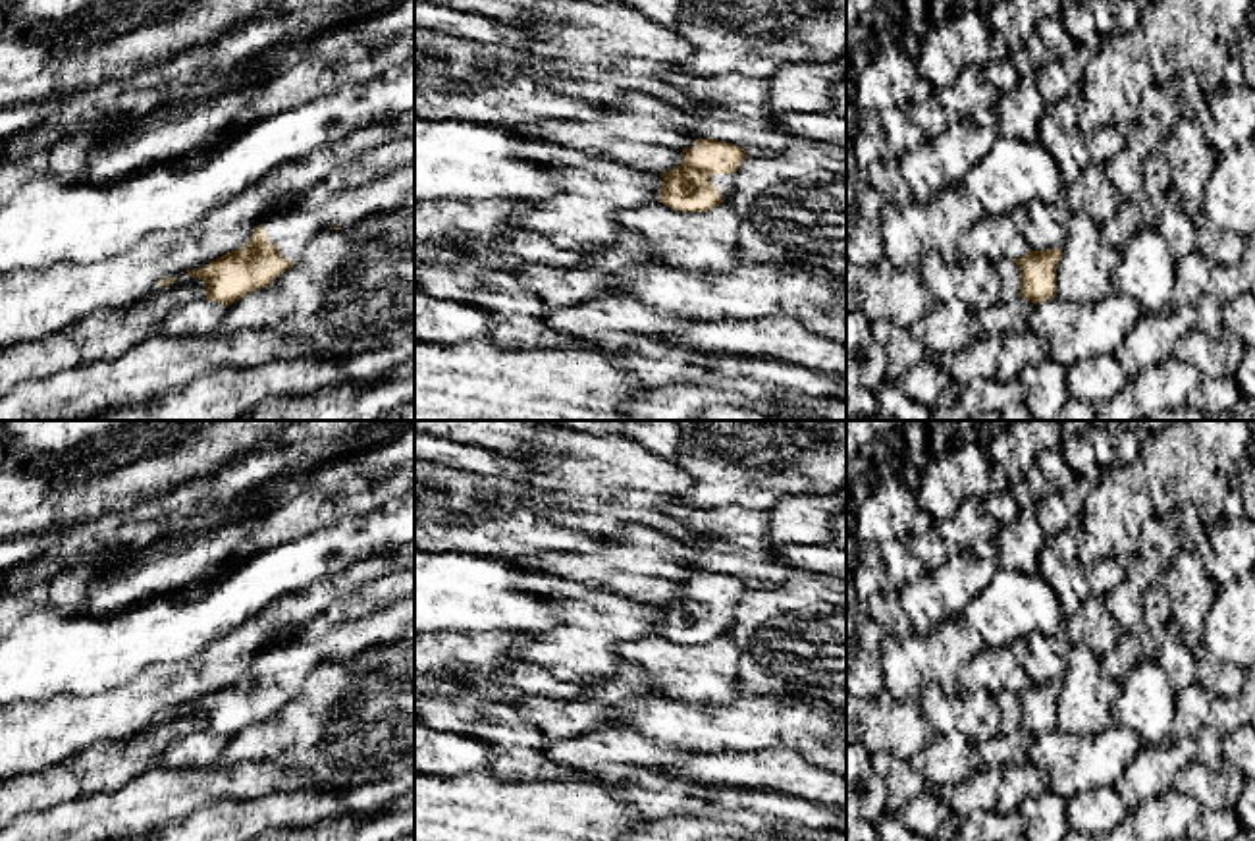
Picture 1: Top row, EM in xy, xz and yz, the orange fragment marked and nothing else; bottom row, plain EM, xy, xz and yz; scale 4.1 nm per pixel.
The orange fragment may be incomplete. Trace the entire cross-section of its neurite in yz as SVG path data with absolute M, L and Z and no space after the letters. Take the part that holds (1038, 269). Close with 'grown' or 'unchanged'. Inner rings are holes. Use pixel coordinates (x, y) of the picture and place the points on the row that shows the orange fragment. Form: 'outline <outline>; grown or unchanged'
outline M1062 249L1029 251L1024 258L1002 258L1001 274L1001 303L1010 303L1018 297L1033 305L1056 297L1056 268L1062 258Z; grown

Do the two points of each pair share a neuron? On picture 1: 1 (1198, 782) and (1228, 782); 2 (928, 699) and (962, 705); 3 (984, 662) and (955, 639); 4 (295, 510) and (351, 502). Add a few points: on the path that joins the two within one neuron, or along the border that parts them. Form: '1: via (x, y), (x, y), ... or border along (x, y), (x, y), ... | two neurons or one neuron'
1: via (1205, 782), (1221, 782) | one neuron
2: via (935, 703), (955, 705) | one neuron
3: border along (982, 645), (959, 670), (959, 689) | two neurons
4: via (309, 510), (338, 504) | one neuron

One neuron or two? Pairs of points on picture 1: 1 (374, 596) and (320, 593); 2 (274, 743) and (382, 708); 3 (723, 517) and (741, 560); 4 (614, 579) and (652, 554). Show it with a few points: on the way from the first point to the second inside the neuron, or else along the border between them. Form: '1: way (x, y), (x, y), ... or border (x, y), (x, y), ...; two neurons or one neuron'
1: border (328, 604), (303, 623); two neurons
2: way (301, 735), (342, 730), (355, 722); one neuron
3: way (733, 527), (739, 533), (741, 550); one neuron
4: way (623, 569), (635, 558), (642, 558); one neuron

